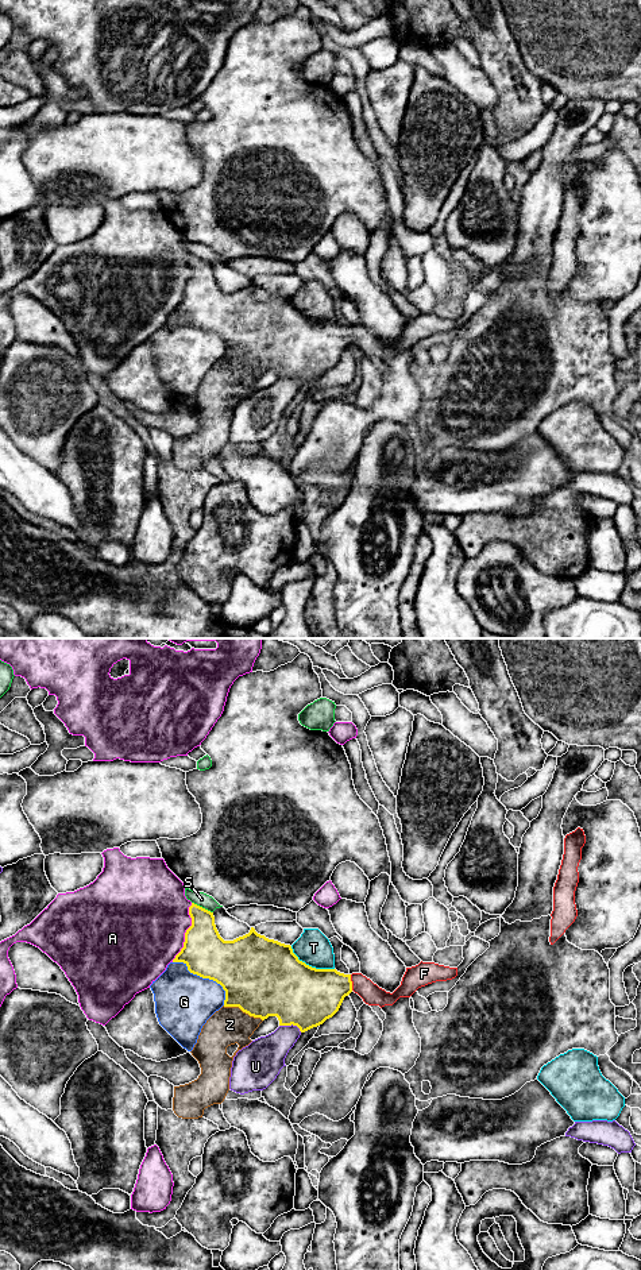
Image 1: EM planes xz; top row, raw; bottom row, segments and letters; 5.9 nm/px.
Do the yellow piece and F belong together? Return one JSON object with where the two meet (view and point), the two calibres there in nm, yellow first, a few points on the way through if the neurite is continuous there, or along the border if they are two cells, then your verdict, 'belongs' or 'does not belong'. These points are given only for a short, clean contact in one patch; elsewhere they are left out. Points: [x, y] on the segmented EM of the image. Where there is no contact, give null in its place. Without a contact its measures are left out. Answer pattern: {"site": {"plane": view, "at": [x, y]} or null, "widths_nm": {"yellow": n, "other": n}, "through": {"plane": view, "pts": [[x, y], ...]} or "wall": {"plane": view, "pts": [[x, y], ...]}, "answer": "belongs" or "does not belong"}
{"site": {"plane": "xz", "at": [351, 983]}, "widths_nm": {"yellow": 320, "other": 120}, "through": {"plane": "xz", "pts": [[312, 996], [328, 987], [351, 983], [360, 984], [371, 994]]}, "answer": "belongs"}

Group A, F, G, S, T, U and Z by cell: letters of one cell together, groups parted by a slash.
A / F / G / S / T / U / Z

